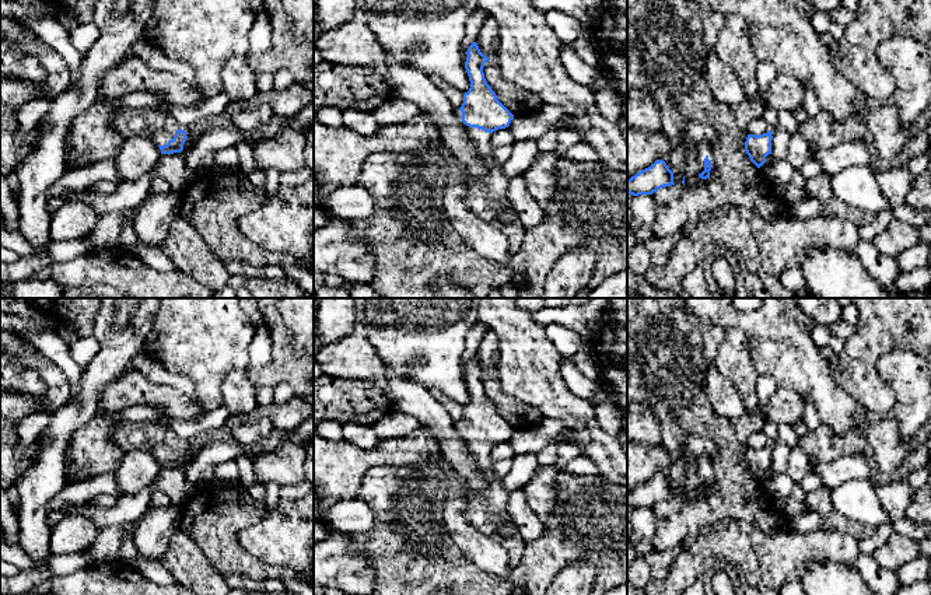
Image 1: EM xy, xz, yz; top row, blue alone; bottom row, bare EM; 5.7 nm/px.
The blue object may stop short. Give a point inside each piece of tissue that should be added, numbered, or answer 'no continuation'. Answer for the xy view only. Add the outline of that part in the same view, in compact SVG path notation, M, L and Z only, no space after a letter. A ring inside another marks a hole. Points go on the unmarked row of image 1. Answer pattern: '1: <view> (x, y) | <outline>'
1: xy (160, 440) | M122 421L115 423L112 441L123 452L141 449L157 459L167 459L181 442L176 433L161 421Z

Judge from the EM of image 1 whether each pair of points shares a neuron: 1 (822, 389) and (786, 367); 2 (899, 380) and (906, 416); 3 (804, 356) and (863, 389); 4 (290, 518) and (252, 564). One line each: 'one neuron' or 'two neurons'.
1: one neuron
2: one neuron
3: two neurons
4: two neurons

